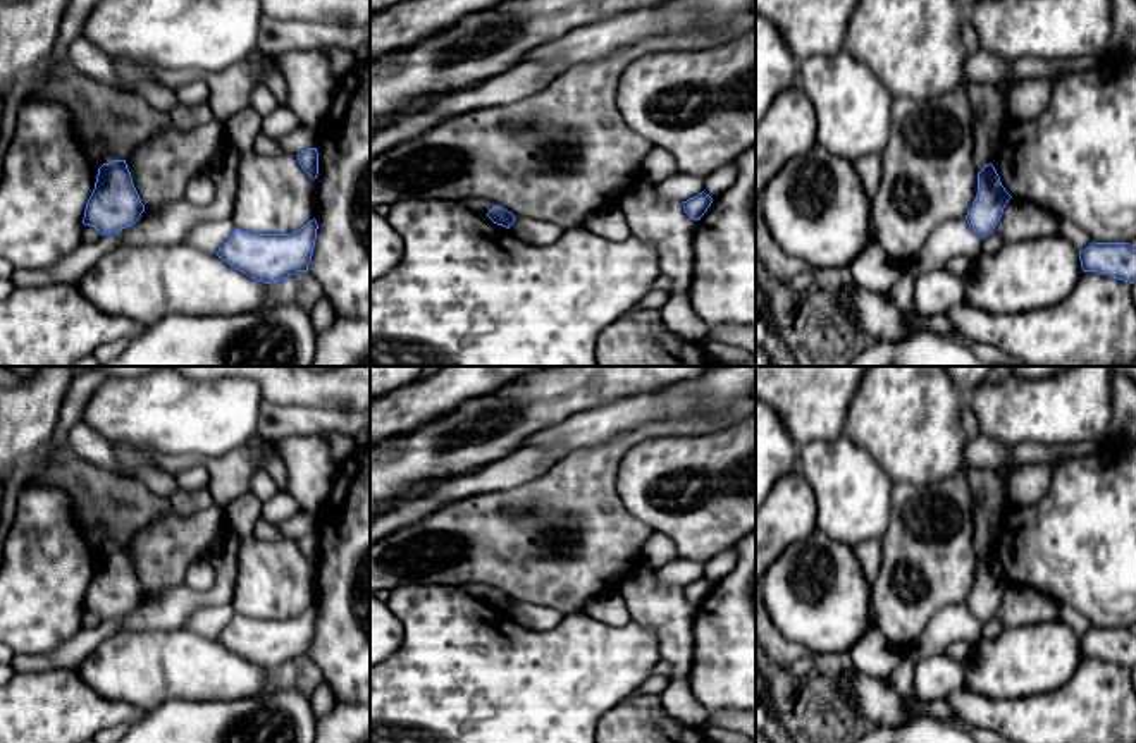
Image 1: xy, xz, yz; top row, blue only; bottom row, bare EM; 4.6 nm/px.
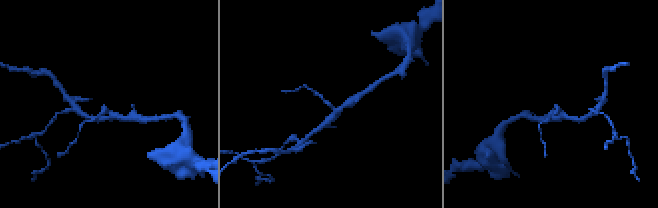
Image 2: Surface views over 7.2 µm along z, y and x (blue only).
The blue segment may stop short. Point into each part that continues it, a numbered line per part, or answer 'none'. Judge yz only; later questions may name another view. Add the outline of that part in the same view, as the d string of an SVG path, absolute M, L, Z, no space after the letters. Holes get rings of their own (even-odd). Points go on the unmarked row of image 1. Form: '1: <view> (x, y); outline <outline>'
none

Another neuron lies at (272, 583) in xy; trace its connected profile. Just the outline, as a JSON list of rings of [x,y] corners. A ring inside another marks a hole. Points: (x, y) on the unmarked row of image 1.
[[[239,538],[231,605],[251,619],[291,619],[315,604],[317,578],[287,543]]]

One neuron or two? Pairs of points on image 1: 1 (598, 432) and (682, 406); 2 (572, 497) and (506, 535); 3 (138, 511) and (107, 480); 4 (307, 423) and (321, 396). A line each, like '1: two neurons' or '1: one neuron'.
1: one neuron
2: one neuron
3: one neuron
4: two neurons

